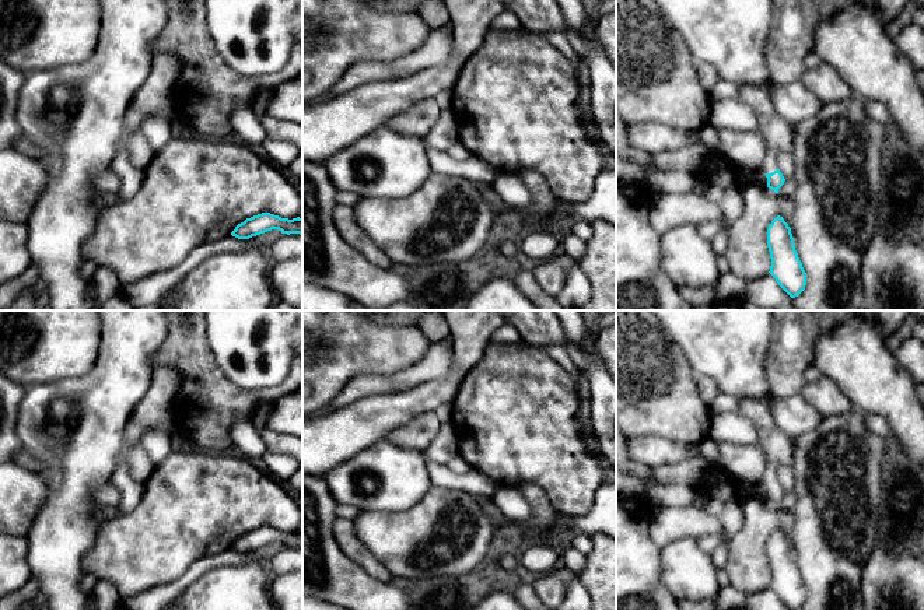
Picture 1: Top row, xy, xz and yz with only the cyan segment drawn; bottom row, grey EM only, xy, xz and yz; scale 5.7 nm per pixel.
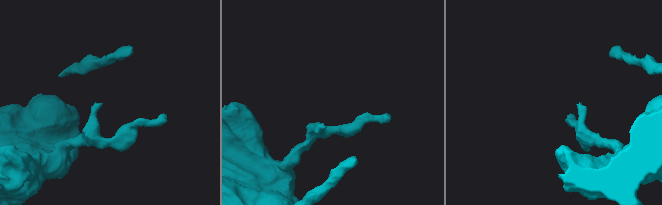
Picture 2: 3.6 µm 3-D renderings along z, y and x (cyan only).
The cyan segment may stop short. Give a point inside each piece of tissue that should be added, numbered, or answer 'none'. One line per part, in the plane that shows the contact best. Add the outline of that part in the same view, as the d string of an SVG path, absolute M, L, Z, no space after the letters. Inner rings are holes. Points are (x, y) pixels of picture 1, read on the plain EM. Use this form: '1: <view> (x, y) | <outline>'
1: yz (770, 473) | M766 456L766 470L764 470L764 476L762 478L762 483L764 484L764 487L771 487L774 484L778 483L777 480L777 463L773 462L771 459L769 459Z

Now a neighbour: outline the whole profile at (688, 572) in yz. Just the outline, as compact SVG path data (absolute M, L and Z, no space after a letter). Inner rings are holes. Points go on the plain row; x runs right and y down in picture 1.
M694 537L675 540L661 548L659 575L665 588L679 603L683 600L700 602L704 599L710 599L717 596L721 590L717 581L717 567L714 565L711 555L699 547Z

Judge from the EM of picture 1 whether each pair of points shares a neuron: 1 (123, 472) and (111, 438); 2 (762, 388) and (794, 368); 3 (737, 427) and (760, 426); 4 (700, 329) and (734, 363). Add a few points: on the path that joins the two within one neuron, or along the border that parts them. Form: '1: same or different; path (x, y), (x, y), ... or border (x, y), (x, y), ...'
1: different; border (119, 463), (109, 480)
2: different; border (767, 350), (766, 379), (770, 392), (776, 398)
3: different; border (737, 410), (749, 421), (762, 447)
4: same; path (709, 337), (725, 354)

